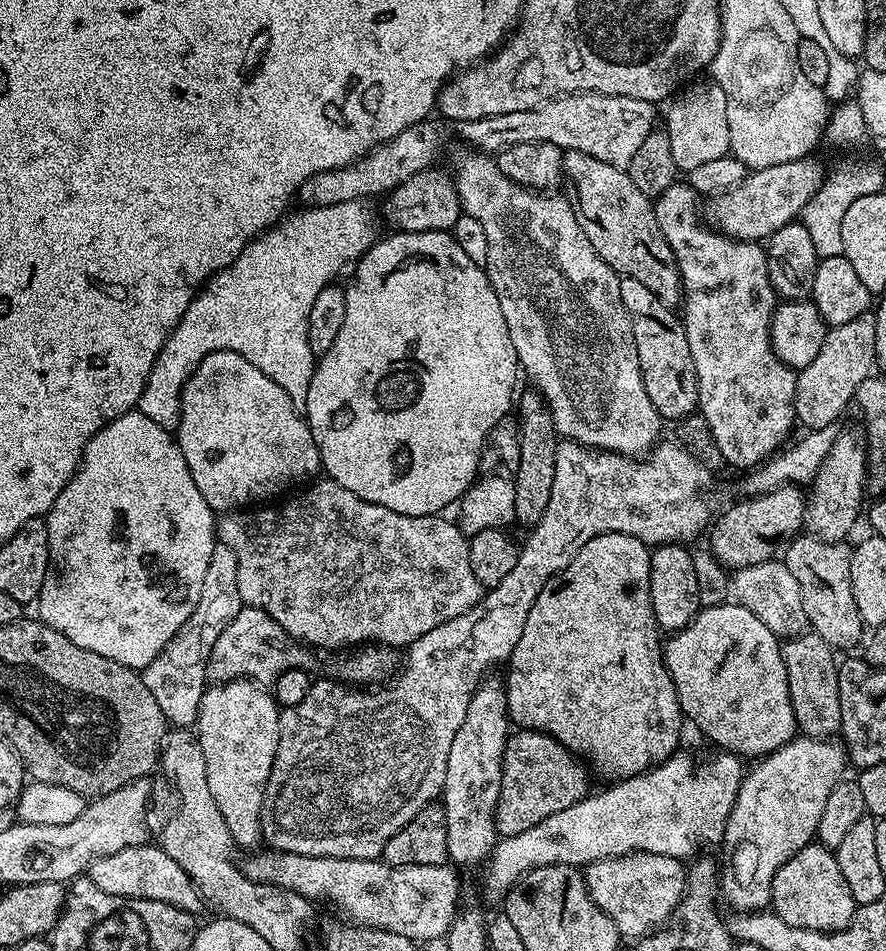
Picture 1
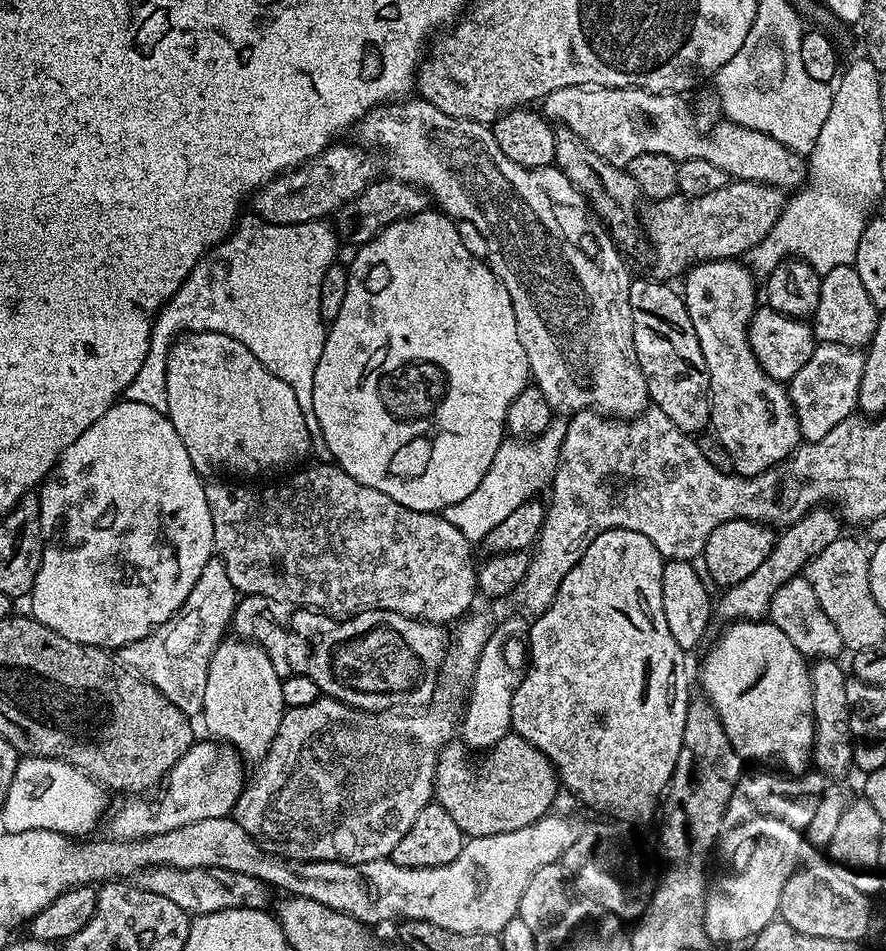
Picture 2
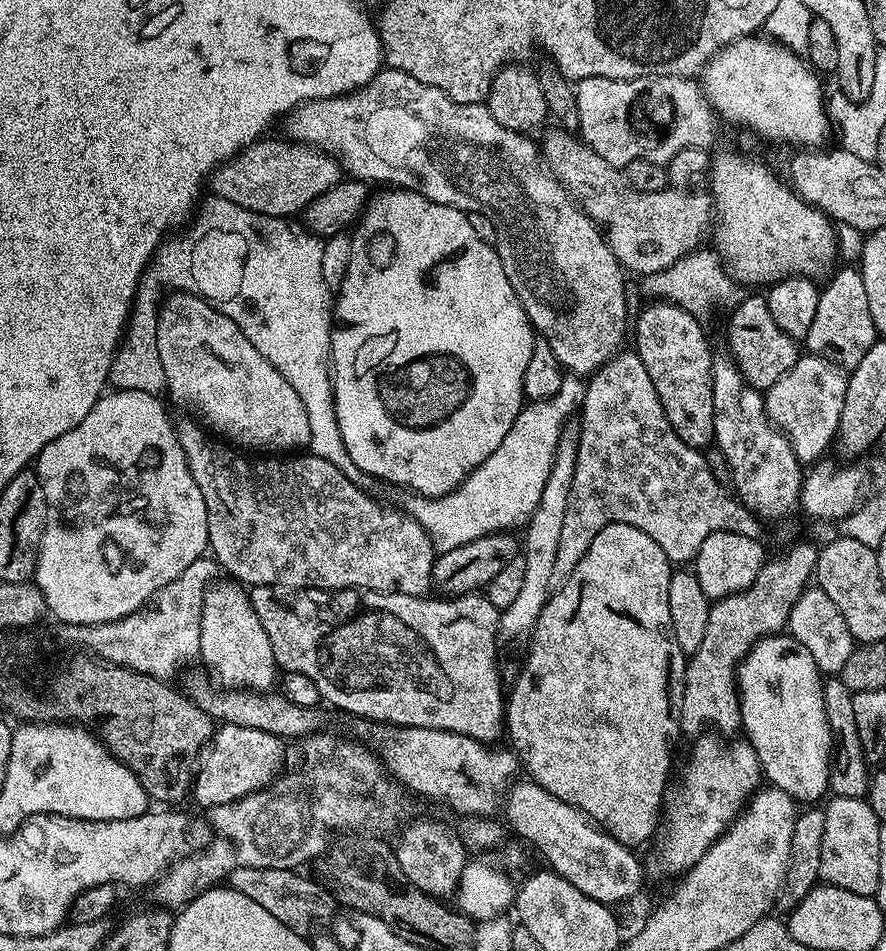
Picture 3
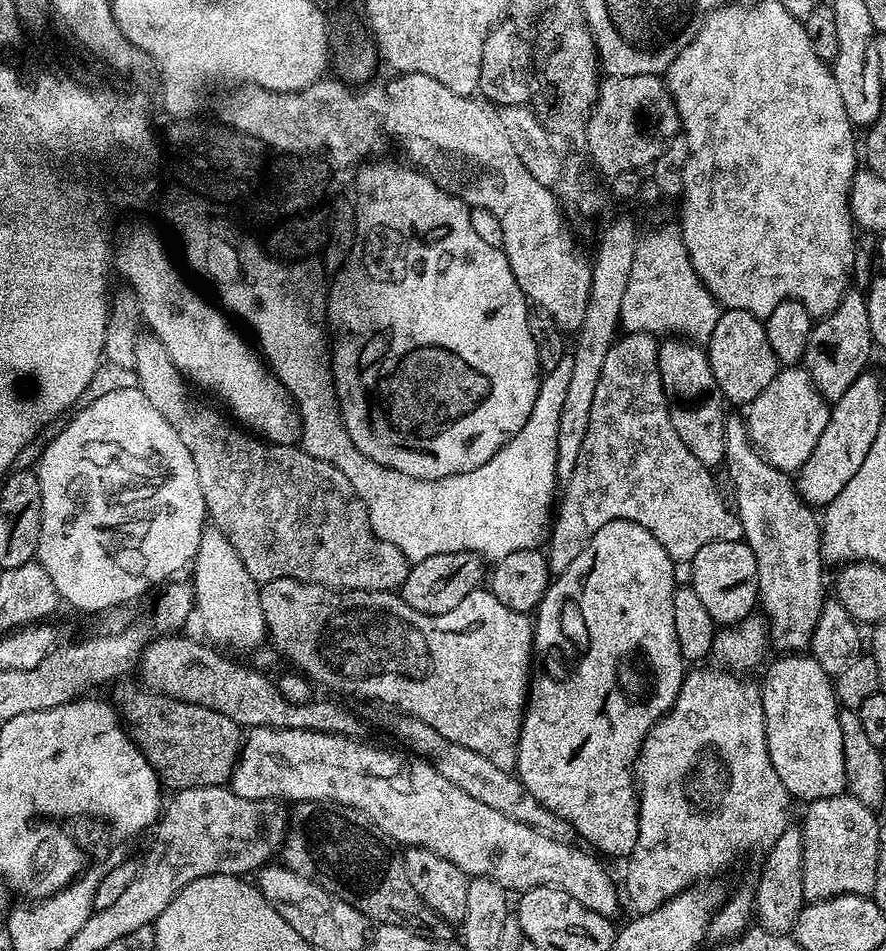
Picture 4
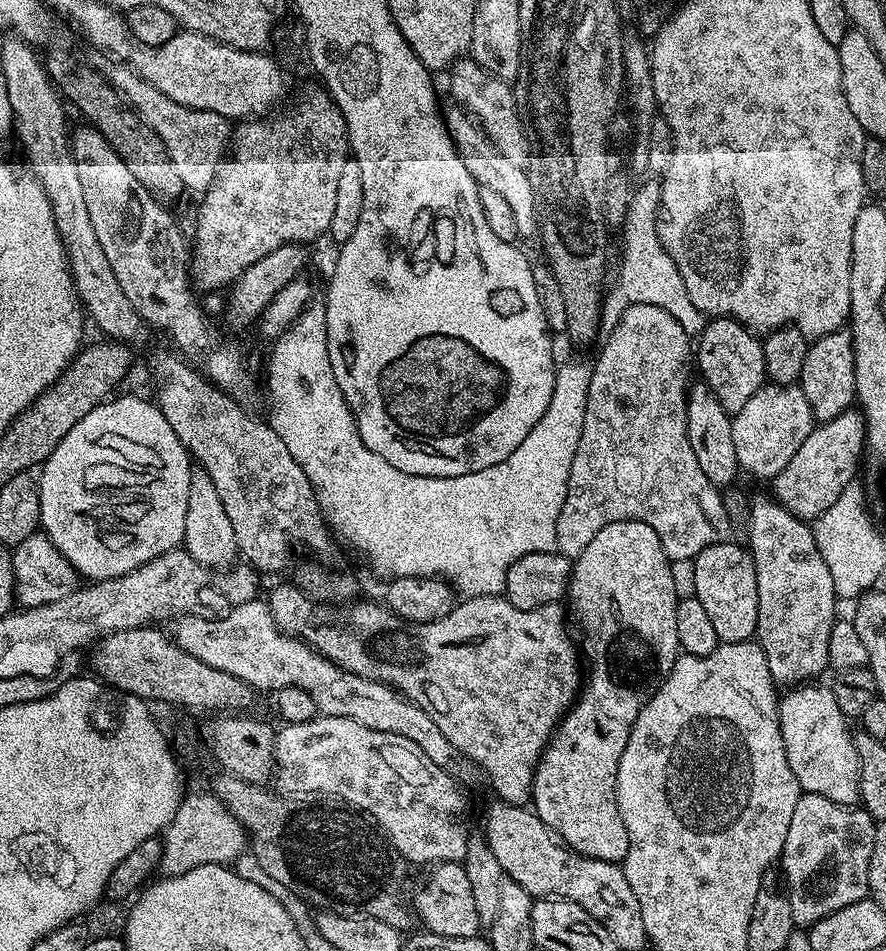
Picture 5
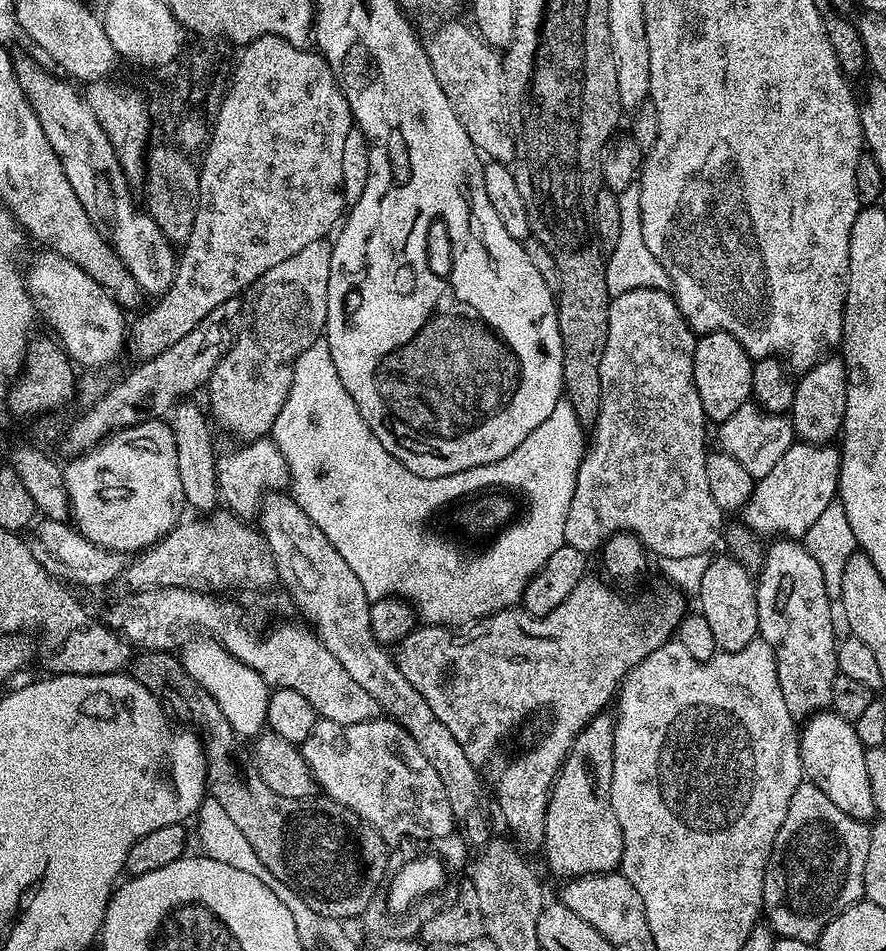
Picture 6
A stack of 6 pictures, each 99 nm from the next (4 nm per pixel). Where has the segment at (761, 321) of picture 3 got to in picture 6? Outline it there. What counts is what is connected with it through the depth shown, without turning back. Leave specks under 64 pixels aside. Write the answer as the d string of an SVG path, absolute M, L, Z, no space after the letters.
M705 332L697 339L694 350L694 386L702 398L702 410L709 421L730 418L738 406L749 403L752 394L753 357L734 338L725 332Z

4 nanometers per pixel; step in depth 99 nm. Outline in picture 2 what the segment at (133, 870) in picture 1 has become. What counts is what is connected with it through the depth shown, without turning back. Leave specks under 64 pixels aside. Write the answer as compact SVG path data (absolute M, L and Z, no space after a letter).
M150 868L138 876L139 887L170 898L184 912L201 916L227 908L264 908L269 889L258 878L225 868Z

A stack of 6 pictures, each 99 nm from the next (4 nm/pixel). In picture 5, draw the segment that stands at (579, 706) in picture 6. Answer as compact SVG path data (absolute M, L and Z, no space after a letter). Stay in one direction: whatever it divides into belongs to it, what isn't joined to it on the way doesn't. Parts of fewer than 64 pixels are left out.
M292 582L278 585L266 596L266 603L274 622L283 632L303 640L339 668L367 680L391 684L413 704L426 710L426 714L434 718L434 726L438 726L452 745L476 765L483 779L484 776L488 779L489 786L496 791L497 801L521 806L529 803L536 763L552 739L556 725L576 703L582 687L582 660L577 645L575 648L568 637L568 628L564 625L566 612L559 603L547 604L538 610L518 610L503 595L470 596L461 599L446 618L407 626L380 602L353 603L348 616L340 612L344 610L318 606L317 601Z

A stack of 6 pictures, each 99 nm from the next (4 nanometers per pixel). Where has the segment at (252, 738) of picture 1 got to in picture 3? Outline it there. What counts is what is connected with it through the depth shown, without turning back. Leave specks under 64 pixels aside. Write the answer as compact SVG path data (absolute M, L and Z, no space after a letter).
M213 583L208 589L202 606L202 638L200 639L199 659L208 663L208 668L221 680L219 683L228 690L268 690L277 683L278 665L274 658L274 650L270 646L270 638L266 630L262 630L262 622L258 614L254 614L251 595L239 583Z

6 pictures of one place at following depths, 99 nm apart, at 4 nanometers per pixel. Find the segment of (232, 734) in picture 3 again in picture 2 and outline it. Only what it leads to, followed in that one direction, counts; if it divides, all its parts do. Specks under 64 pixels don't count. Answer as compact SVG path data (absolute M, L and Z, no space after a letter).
M204 738L201 744L200 741L192 743L186 754L182 754L182 758L178 758L176 765L168 771L163 785L164 797L158 800L159 811L176 812L177 821L186 824L228 816L246 786L246 775L240 763L237 753L225 748L223 743L208 738Z

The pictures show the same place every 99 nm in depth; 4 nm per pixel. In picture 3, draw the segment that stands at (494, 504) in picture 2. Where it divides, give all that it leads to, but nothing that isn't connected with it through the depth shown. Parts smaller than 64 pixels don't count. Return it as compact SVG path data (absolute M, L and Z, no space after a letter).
M565 379L561 389L549 400L525 403L514 426L510 426L510 434L502 438L502 446L498 446L498 450L494 450L494 454L490 454L490 458L477 466L457 488L444 496L411 497L412 501L406 505L408 515L420 523L440 552L449 552L491 532L515 529L515 524L523 525L527 521L538 506L538 498L542 498L546 478L550 478L560 431L571 417L568 415L575 408L577 411L581 396L581 381Z

